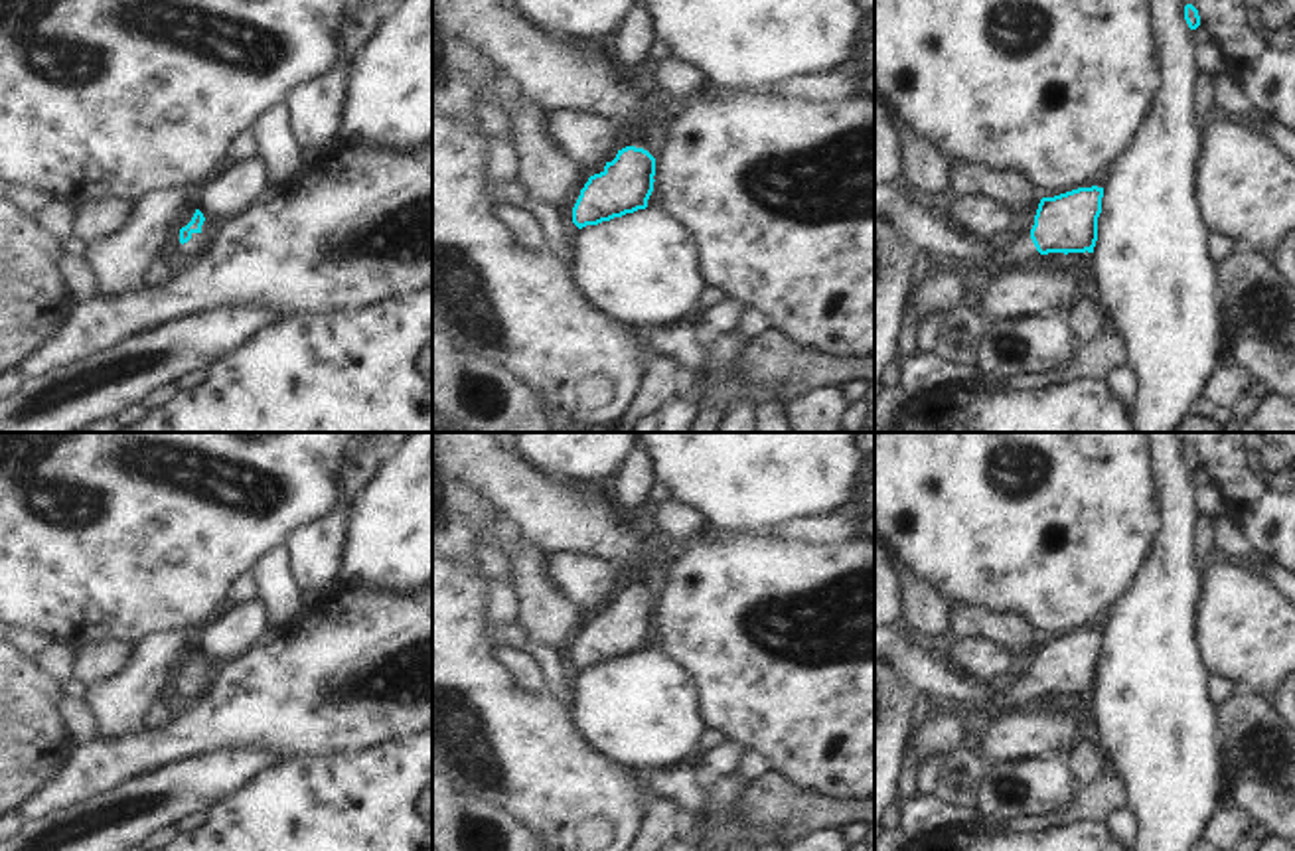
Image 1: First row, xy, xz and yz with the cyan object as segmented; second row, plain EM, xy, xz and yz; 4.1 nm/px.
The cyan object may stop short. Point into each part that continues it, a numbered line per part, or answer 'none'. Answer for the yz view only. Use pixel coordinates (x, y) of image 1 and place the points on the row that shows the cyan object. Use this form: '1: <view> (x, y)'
1: yz (1023, 249)

